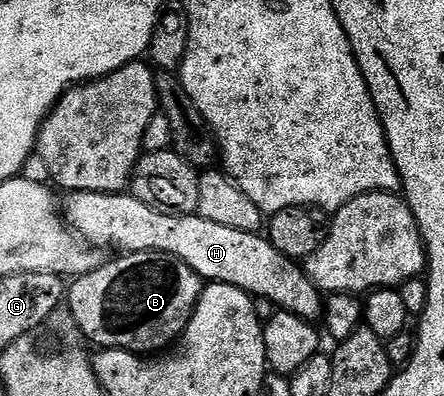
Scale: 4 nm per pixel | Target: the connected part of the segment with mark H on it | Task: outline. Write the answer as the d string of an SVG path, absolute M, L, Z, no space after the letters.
M67 192L65 197L64 219L69 228L83 242L91 246L99 245L94 246L99 250L111 245L118 249L114 251L119 254L167 253L188 263L188 267L192 267L192 271L196 271L203 282L228 283L253 298L268 299L281 312L303 317L311 323L323 316L322 290L315 287L305 268L295 258L276 251L274 244L261 232L235 231L233 227L220 227L220 223L208 223L208 219L197 215L179 217L177 213L162 213L125 192Z

